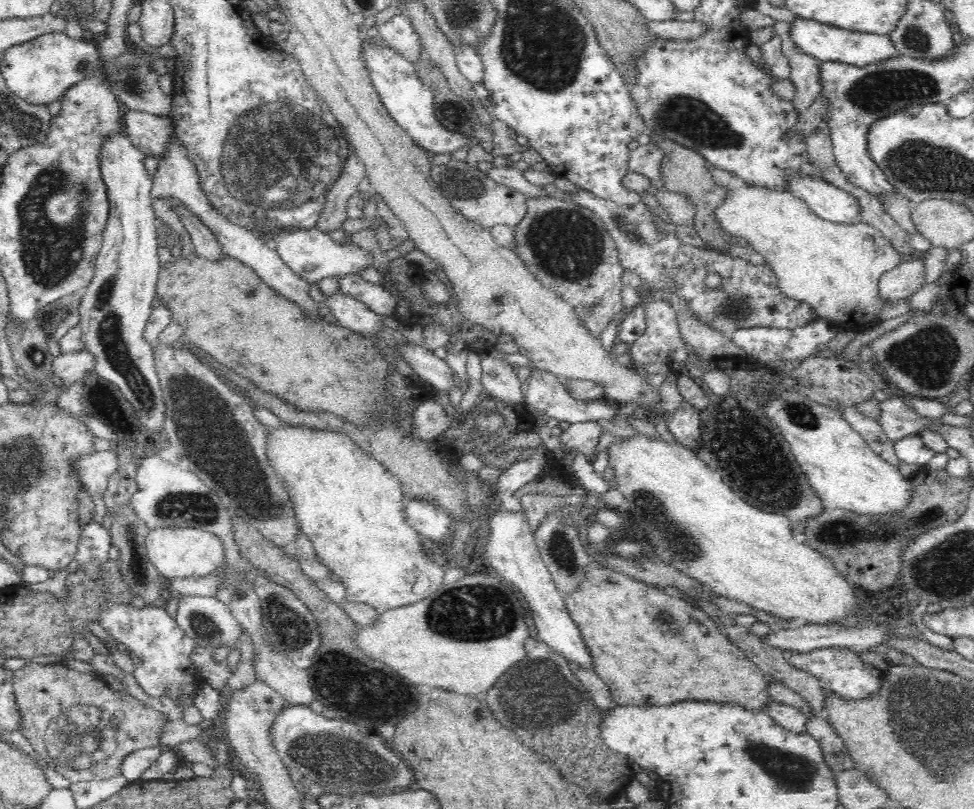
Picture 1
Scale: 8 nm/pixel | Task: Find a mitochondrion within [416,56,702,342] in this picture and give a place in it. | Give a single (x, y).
(568, 245)

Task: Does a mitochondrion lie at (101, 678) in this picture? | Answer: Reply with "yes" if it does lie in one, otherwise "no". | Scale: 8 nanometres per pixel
no

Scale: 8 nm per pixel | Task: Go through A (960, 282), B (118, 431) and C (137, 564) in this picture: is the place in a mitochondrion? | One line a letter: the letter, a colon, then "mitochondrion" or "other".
A: other
B: other
C: mitochondrion

